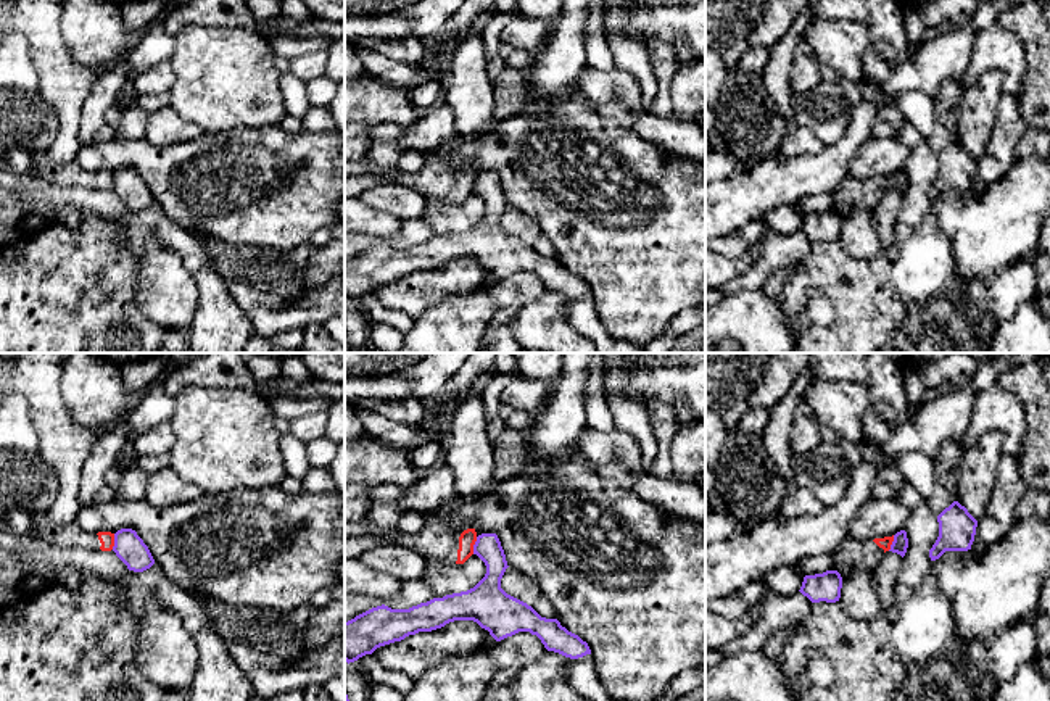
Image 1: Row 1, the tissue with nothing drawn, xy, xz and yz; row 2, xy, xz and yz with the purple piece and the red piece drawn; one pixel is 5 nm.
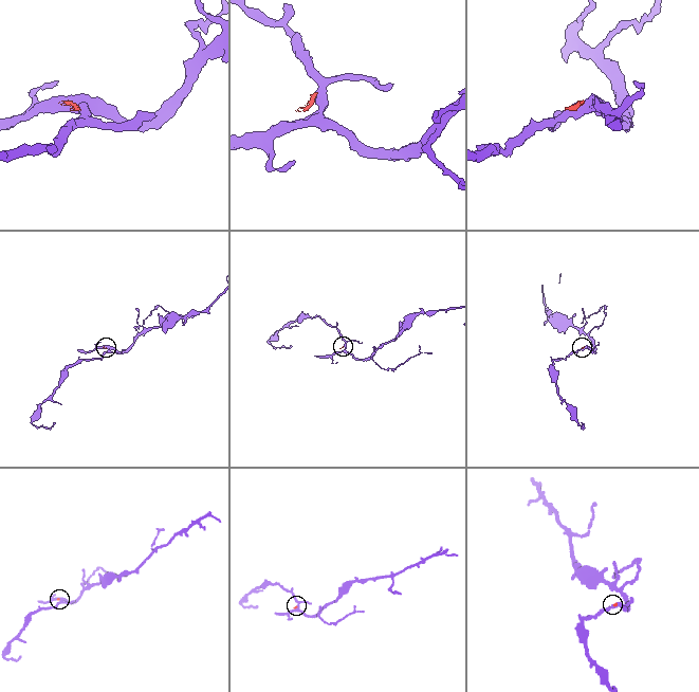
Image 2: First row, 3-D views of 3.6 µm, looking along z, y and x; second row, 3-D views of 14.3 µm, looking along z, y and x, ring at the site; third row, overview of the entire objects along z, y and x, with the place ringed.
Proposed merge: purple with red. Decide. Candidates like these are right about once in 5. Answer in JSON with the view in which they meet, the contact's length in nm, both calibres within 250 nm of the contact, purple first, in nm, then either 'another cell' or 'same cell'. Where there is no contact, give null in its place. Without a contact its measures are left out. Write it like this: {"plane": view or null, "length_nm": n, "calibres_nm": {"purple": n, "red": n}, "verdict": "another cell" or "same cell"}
{"plane": "xz", "length_nm": 90, "calibres_nm": {"purple": 150, "red": 90}, "verdict": "another cell"}

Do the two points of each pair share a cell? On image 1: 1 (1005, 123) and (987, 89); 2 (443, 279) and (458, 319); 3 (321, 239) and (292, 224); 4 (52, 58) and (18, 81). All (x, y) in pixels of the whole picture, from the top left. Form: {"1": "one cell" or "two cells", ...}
{"1": "two cells", "2": "two cells", "3": "two cells", "4": "two cells"}

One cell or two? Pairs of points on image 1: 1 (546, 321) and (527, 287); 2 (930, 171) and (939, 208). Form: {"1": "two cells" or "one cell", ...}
{"1": "two cells", "2": "two cells"}

